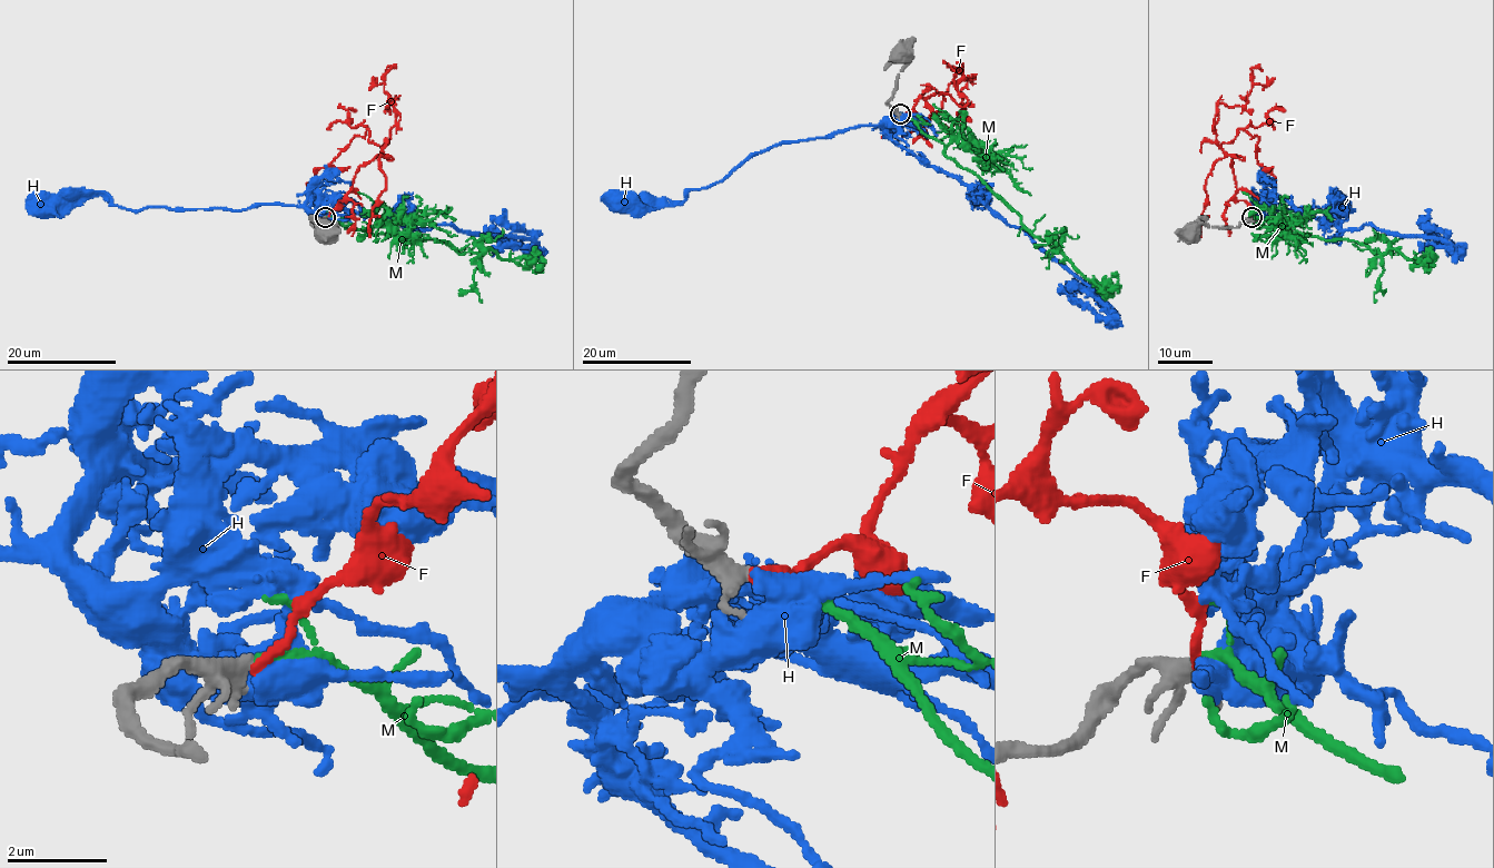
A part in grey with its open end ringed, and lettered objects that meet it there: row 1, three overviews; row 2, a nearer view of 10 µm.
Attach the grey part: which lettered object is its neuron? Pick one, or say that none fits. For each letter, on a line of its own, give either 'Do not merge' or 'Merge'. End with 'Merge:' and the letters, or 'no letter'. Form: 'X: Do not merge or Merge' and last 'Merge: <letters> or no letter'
F: Do not merge
H: Do not merge
M: Merge
Merge: M

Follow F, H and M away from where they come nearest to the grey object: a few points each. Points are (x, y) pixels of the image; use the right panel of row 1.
F: (1252, 218), (1235, 197), (1230, 160), (1243, 157), (1223, 142), (1239, 129), (1257, 136), (1255, 158), (1275, 185)
H: (1253, 219), (1259, 217), (1264, 204), (1276, 209), (1324, 209), (1343, 195), (1338, 209)
M: (1252, 218), (1295, 234), (1352, 239), (1374, 254), (1397, 249), (1406, 258), (1421, 257), (1424, 263), (1411, 269)

